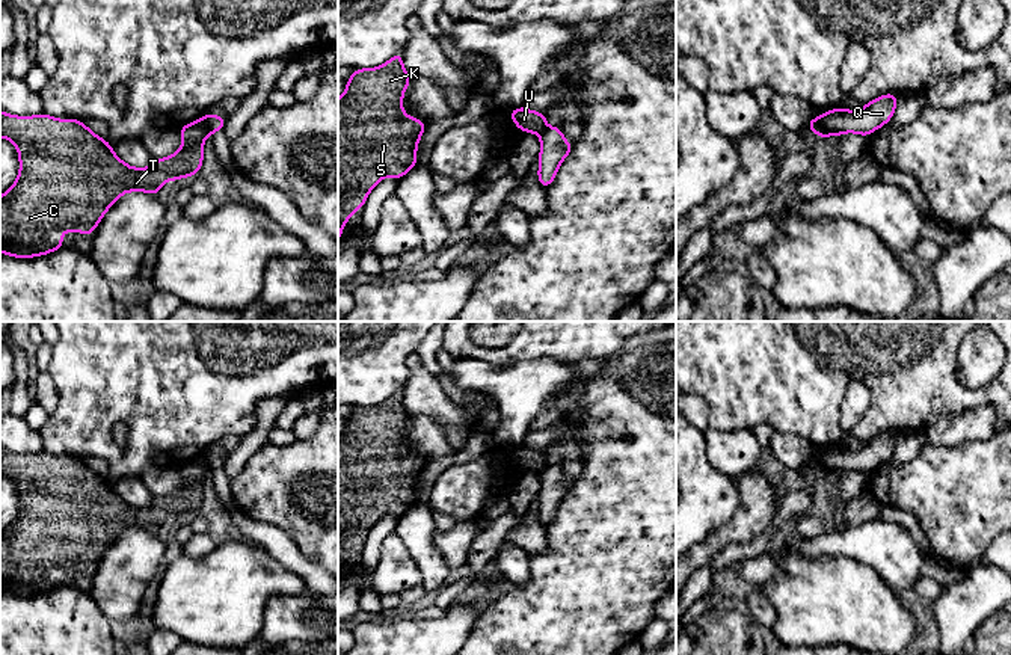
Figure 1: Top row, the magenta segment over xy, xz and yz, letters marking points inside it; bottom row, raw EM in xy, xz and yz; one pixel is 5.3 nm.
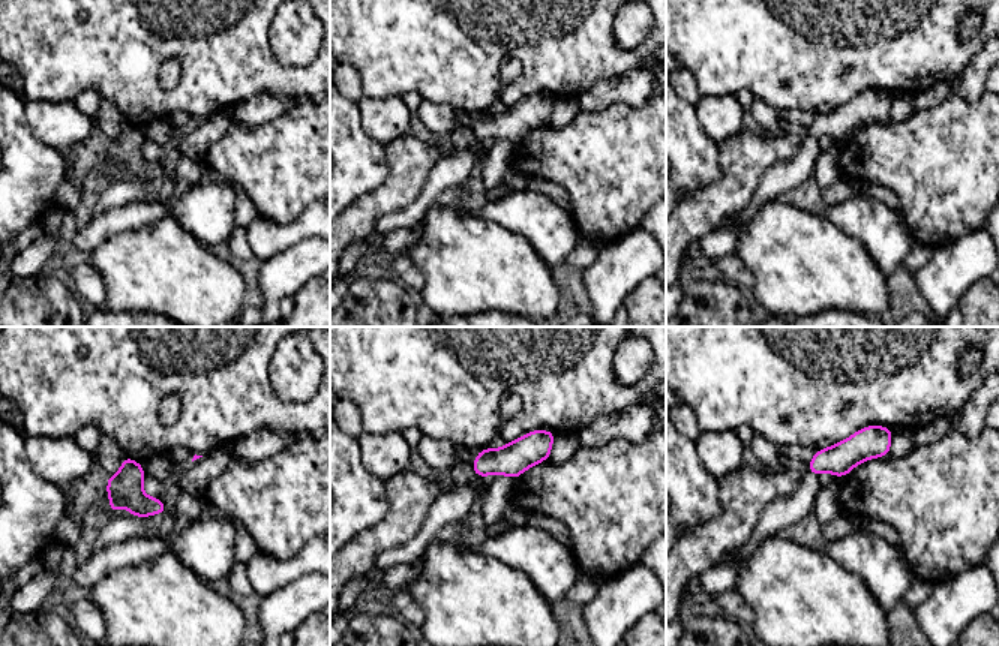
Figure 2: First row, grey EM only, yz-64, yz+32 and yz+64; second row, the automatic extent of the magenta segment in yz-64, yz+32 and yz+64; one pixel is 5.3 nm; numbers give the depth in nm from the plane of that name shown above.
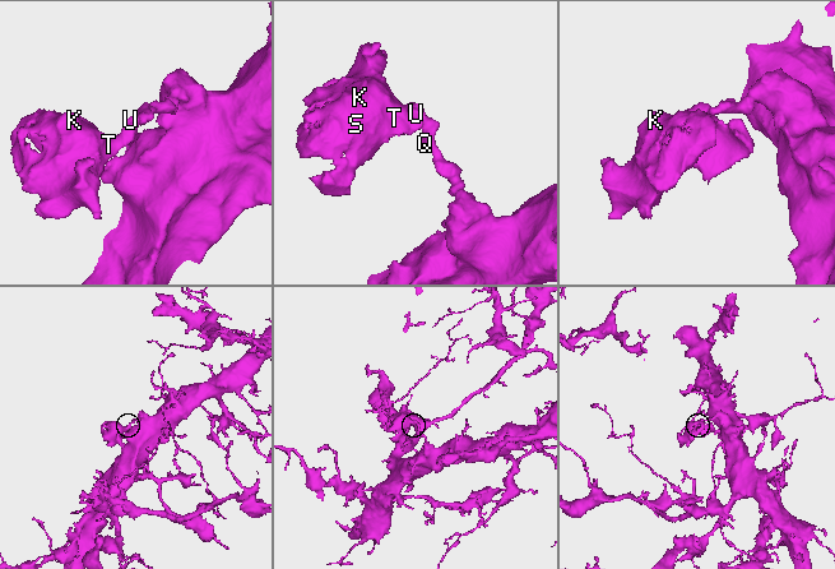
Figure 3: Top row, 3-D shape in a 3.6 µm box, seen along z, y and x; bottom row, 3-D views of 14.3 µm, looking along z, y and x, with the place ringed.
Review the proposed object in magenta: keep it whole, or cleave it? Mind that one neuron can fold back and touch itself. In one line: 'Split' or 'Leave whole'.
Split

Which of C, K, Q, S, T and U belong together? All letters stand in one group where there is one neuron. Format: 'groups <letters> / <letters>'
groups C K S T U / Q

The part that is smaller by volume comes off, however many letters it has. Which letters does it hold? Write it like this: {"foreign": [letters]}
{"foreign": ["C", "K", "S", "T", "U"]}

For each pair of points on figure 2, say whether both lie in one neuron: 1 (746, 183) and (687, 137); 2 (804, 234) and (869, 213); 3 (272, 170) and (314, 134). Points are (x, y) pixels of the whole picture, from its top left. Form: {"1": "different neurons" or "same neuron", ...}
{"1": "different neurons", "2": "different neurons", "3": "same neuron"}

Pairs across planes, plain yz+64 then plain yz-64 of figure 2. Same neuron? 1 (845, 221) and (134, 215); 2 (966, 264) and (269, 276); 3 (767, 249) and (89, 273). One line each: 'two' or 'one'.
1: one
2: one
3: two

